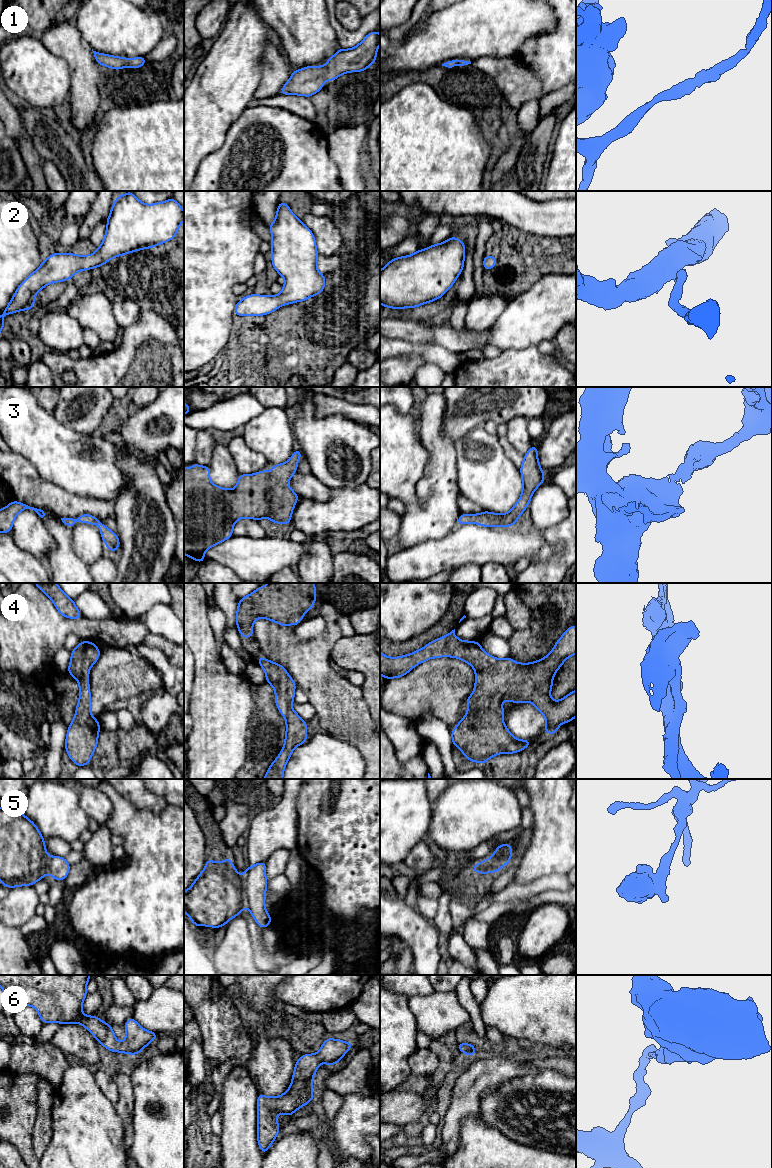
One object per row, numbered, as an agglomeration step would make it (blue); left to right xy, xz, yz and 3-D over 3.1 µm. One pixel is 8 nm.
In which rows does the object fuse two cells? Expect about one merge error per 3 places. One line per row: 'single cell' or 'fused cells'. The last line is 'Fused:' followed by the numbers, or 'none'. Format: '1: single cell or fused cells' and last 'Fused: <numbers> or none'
1: single cell
2: single cell
3: single cell
4: single cell
5: fused cells
6: single cell
Fused: 5

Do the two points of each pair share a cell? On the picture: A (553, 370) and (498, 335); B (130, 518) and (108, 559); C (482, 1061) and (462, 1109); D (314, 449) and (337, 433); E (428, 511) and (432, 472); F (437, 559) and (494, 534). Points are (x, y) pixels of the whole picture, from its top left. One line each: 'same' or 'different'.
A: different
B: different
C: same
D: same
E: same
F: same

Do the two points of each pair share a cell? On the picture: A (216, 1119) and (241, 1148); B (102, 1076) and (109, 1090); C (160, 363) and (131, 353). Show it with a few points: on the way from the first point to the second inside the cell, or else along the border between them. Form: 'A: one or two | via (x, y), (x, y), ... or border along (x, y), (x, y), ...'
A: two | border along (219, 1110), (221, 1113), (220, 1135)
B: one | via (103, 1079), (108, 1087)
C: one | via (153, 363), (141, 363), (138, 360)

